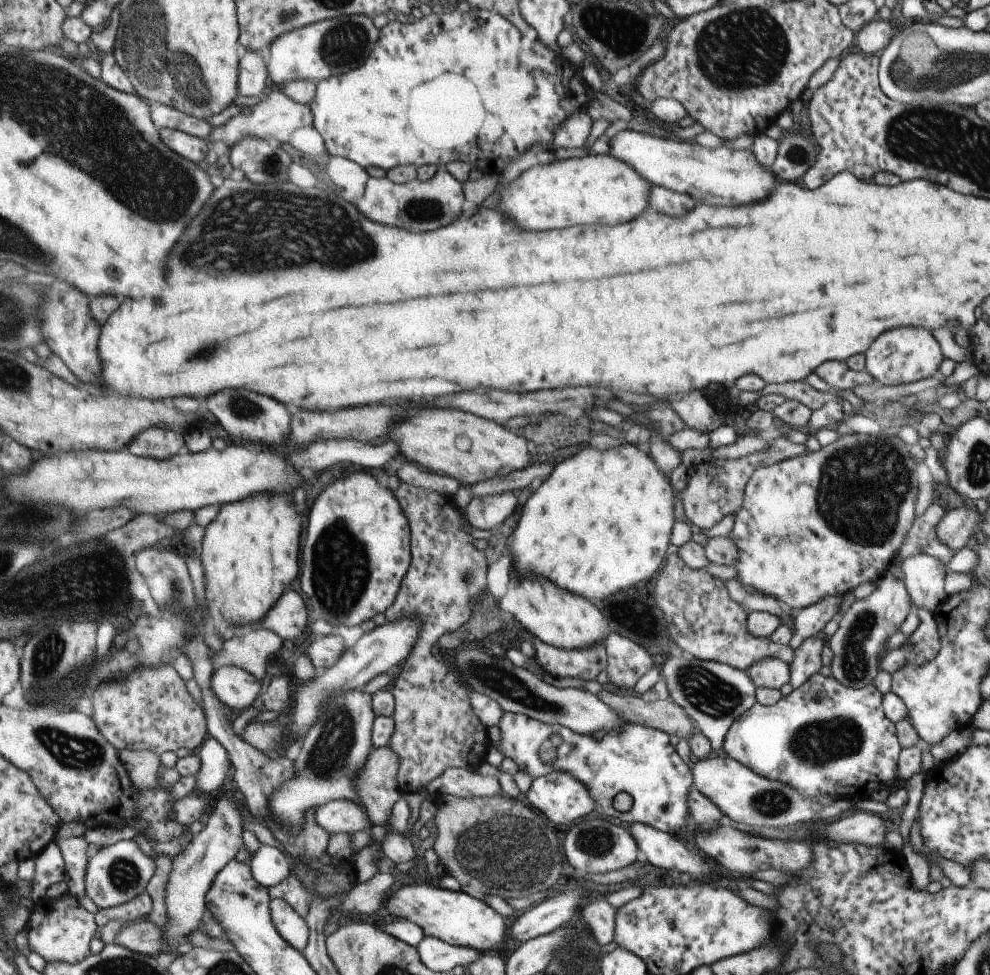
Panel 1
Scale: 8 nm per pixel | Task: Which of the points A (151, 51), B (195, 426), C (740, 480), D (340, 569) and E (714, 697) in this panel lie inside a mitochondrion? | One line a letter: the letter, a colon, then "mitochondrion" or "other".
A: mitochondrion
B: other
C: mitochondrion
D: mitochondrion
E: mitochondrion

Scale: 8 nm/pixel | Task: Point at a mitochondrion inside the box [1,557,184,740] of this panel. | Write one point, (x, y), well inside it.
(47, 654)

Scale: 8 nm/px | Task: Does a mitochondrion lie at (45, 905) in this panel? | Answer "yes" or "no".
no

